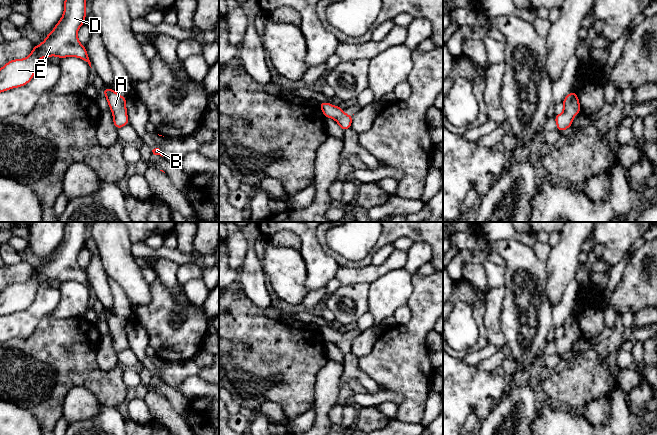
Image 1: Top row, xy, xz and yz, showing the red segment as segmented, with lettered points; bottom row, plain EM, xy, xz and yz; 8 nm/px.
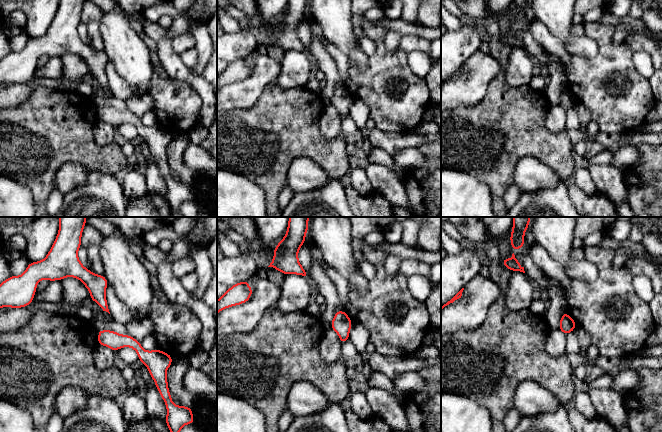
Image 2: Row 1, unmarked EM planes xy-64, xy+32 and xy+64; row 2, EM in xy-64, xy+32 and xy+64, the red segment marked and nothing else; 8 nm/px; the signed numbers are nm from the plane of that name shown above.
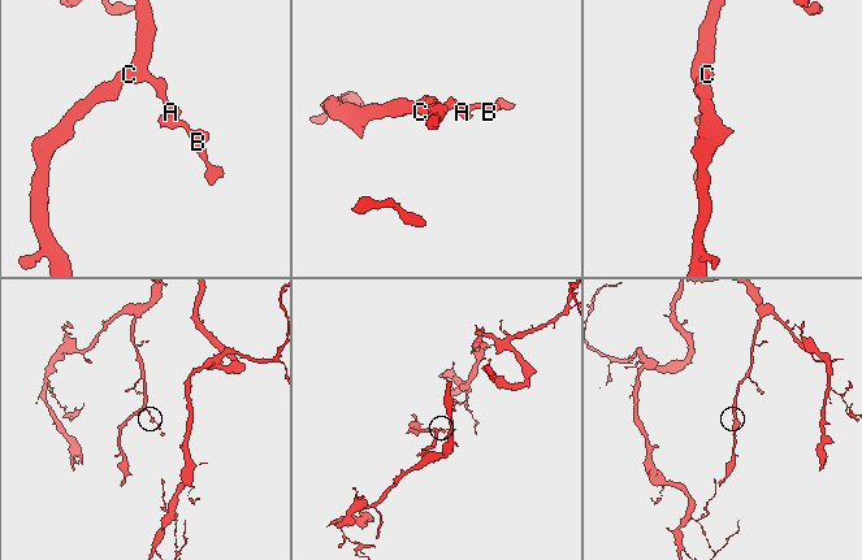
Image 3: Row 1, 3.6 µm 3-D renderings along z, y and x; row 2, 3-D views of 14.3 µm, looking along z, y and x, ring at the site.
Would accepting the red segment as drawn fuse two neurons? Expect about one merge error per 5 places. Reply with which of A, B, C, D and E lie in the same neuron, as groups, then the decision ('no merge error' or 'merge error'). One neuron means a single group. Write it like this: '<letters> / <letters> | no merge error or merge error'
A B C D E | no merge error

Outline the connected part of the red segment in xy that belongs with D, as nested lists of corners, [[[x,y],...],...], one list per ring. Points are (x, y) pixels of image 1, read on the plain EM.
[[[65,222],[64,236],[45,264],[33,270],[29,280],[13,283],[0,292],[0,316],[28,308],[42,280],[78,281],[91,291],[86,272],[78,264],[78,254],[85,247],[87,222]]]

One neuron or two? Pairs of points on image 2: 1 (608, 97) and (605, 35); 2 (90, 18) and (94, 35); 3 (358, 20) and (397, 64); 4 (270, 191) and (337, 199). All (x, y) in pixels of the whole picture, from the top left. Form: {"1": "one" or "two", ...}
{"1": "one", "2": "one", "3": "two", "4": "two"}

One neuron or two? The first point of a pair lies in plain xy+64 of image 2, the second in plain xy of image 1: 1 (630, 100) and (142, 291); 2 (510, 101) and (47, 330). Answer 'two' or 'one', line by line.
1: two
2: one

